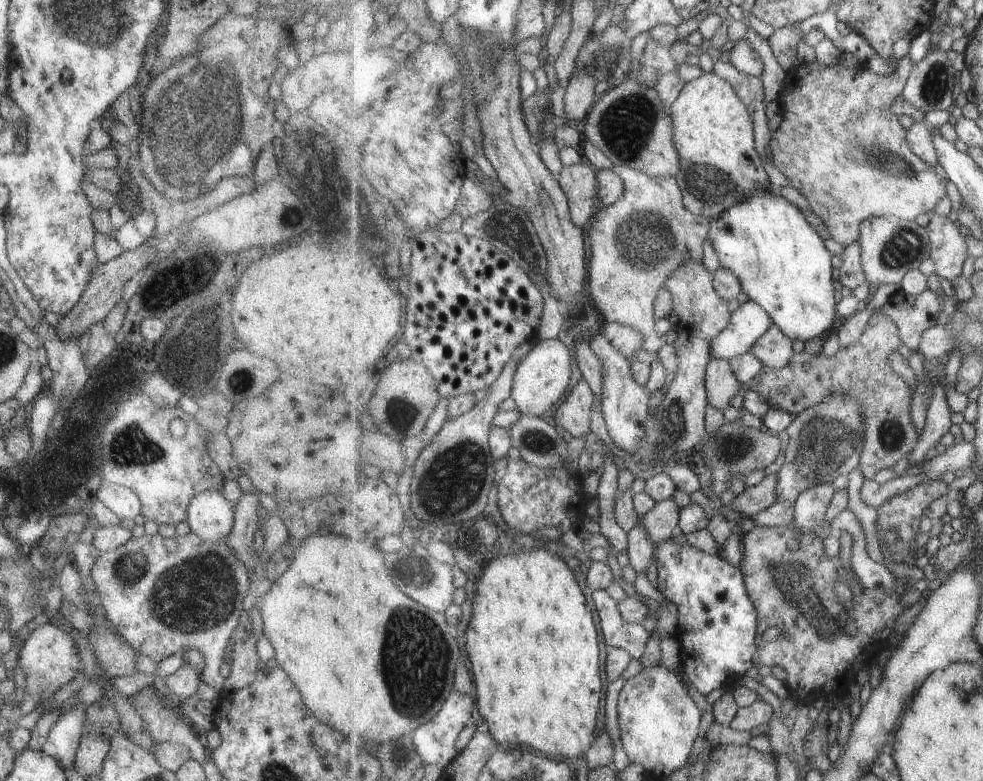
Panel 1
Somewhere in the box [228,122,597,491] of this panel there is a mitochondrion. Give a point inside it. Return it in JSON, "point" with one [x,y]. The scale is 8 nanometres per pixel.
{"point":[352,217]}

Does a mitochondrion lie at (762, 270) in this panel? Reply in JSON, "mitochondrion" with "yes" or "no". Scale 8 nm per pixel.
{"mitochondrion":"yes"}

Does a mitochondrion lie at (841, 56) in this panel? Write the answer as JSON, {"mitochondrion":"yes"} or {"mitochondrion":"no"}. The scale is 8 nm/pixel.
{"mitochondrion":"no"}

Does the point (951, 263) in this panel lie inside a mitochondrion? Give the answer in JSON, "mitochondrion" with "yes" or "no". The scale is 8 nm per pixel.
{"mitochondrion":"no"}

